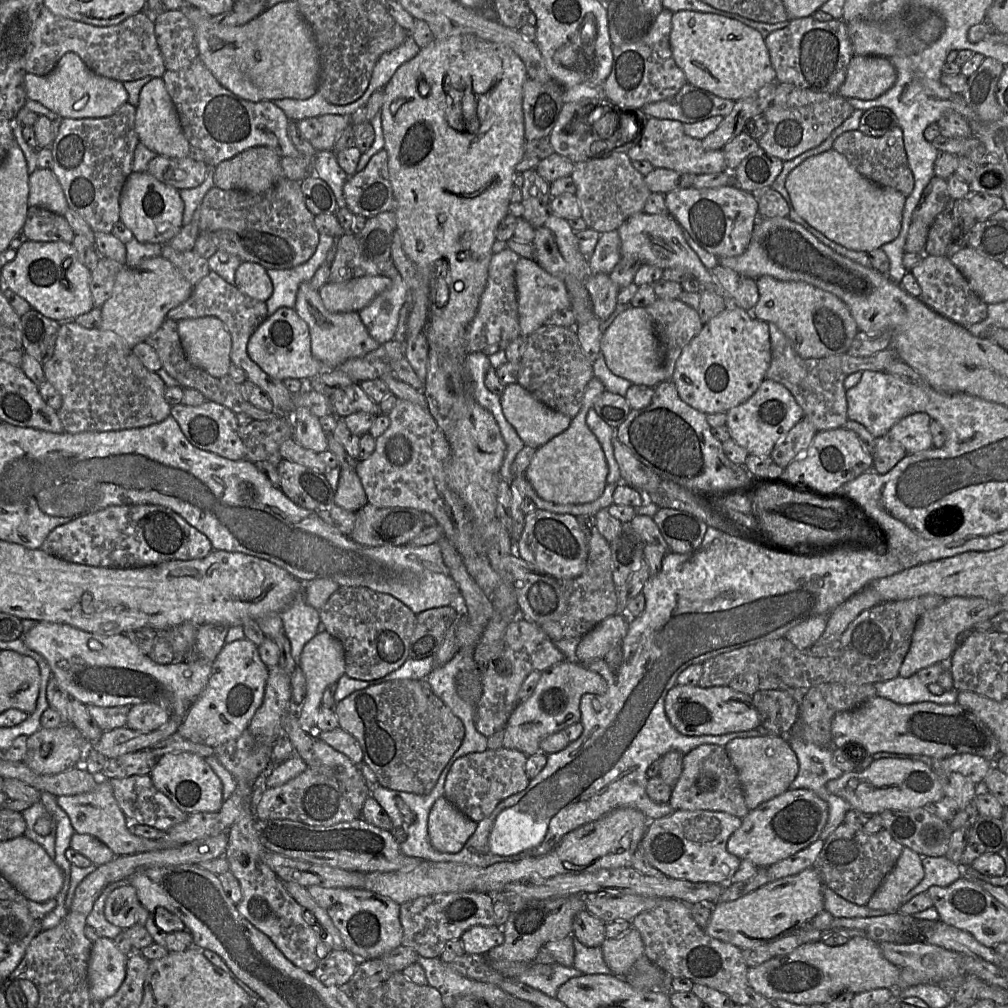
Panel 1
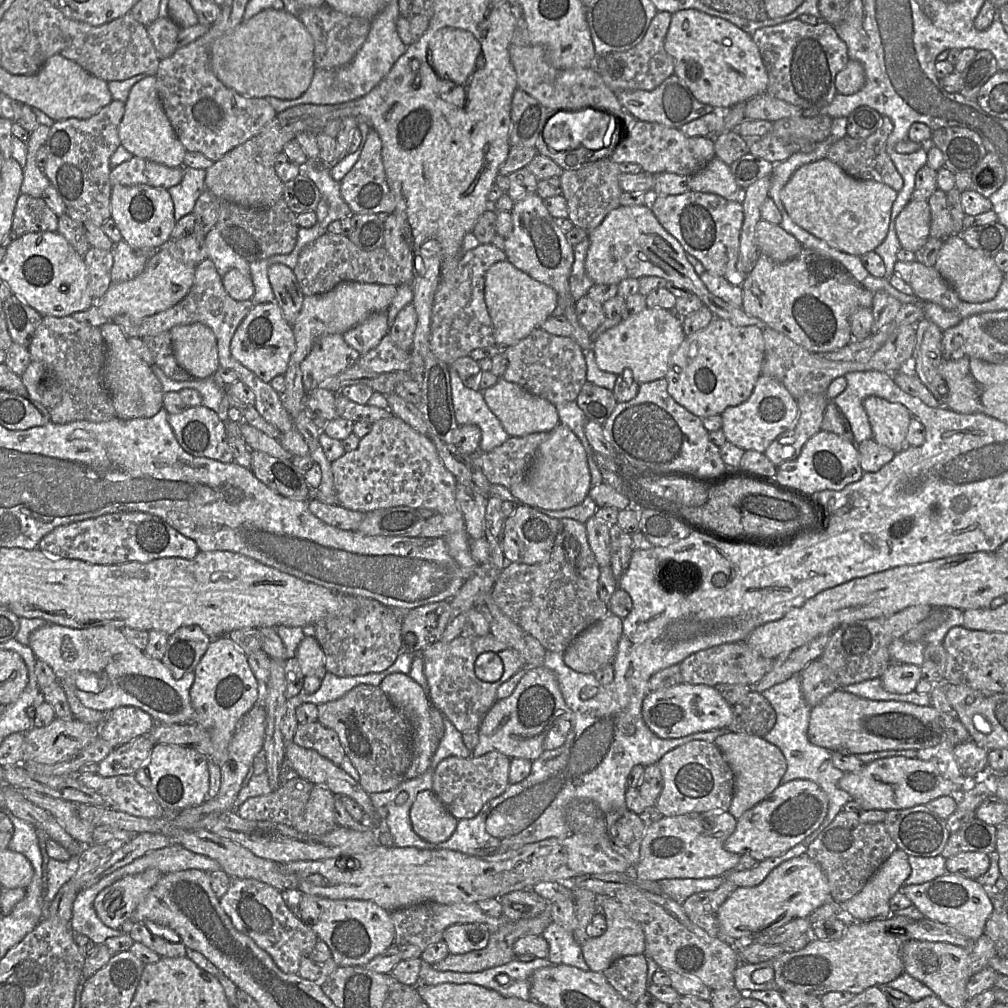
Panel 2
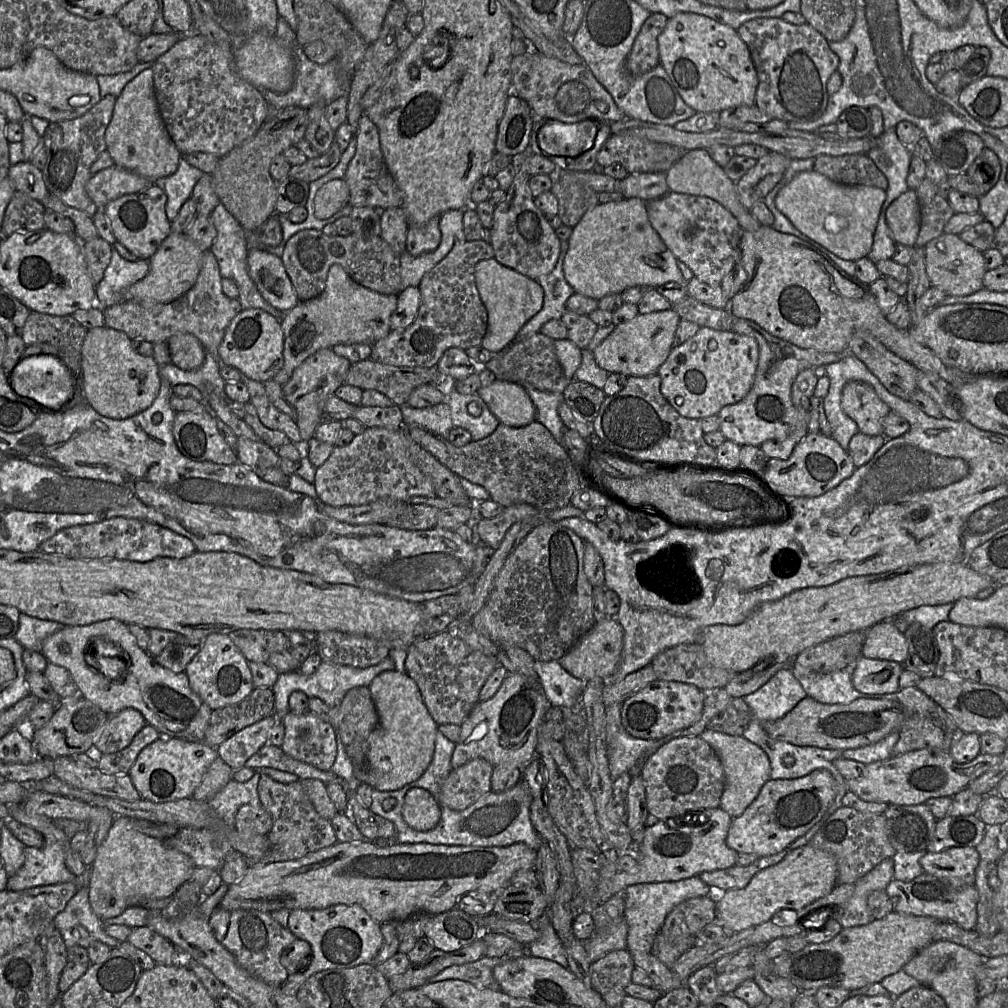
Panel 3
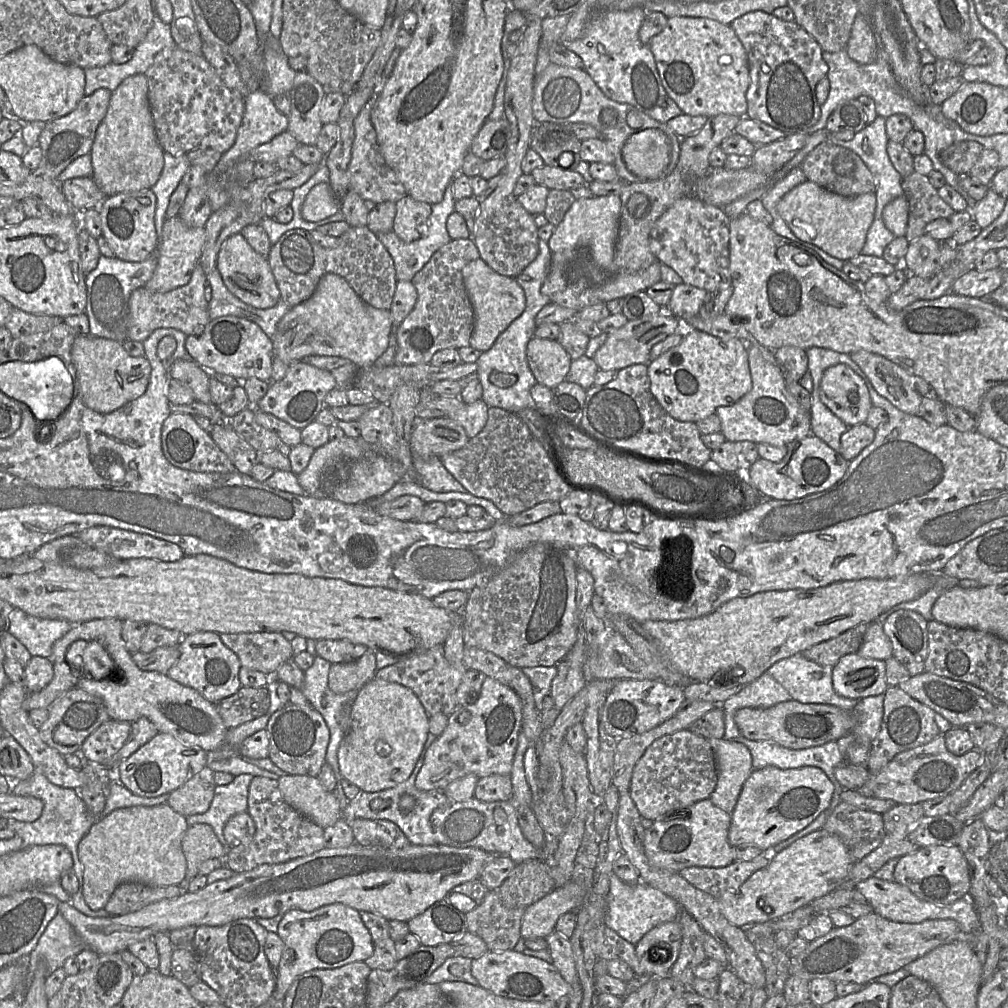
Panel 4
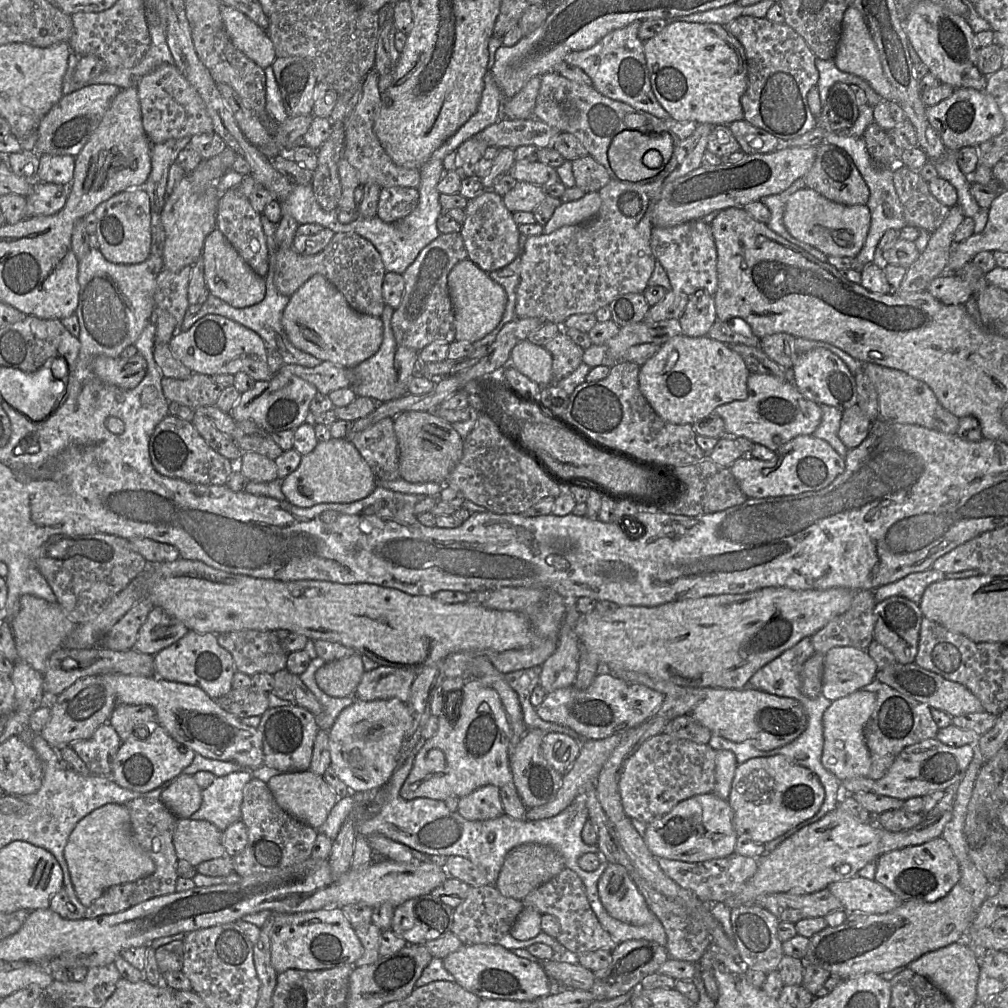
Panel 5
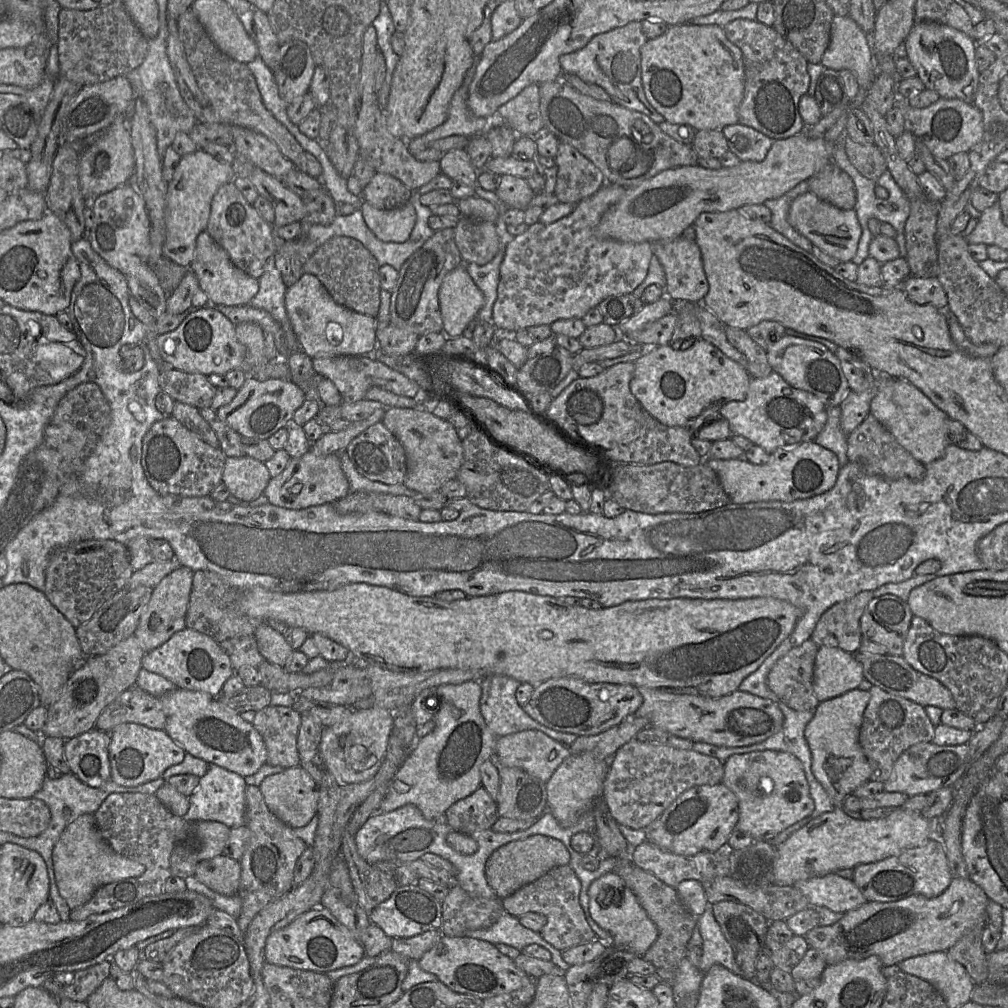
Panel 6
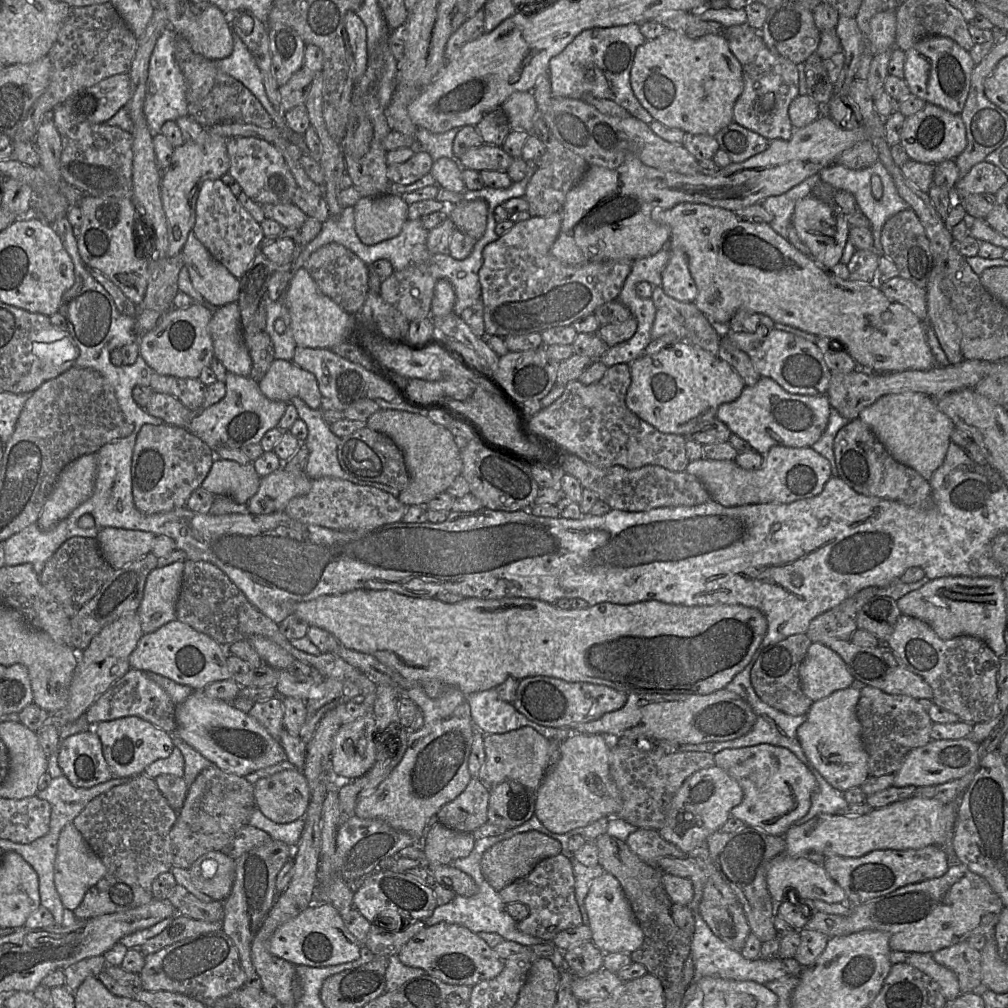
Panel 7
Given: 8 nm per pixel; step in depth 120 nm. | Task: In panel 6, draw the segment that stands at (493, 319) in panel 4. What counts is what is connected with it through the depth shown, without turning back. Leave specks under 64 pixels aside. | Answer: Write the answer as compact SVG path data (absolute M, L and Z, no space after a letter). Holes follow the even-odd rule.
M463 265L443 278L438 298L443 321L442 333L446 337L464 335L485 302L482 291Z

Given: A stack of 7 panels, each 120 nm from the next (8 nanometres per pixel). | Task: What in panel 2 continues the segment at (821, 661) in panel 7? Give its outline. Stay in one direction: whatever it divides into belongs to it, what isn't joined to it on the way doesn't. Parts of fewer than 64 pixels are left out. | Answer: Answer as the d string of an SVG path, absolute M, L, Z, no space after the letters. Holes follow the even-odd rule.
M891 663L879 678L883 688L894 694L908 694L922 679L920 667L912 664Z

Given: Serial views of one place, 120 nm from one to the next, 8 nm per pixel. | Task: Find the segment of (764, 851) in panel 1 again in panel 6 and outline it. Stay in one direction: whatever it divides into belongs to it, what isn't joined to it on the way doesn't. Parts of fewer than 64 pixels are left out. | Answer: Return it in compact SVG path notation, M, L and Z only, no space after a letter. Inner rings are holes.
M756 751L730 756L724 762L722 783L738 798L736 828L755 840L772 841L776 835L811 815L814 801L804 767L793 754L783 751Z

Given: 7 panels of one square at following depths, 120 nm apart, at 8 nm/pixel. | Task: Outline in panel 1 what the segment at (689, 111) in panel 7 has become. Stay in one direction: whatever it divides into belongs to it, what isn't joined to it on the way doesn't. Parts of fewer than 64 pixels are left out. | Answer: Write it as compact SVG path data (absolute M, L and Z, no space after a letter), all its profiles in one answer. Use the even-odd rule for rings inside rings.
M679 10L672 14L670 48L687 82L724 99L738 101L749 97L776 79L764 37L757 30L734 19L694 10Z

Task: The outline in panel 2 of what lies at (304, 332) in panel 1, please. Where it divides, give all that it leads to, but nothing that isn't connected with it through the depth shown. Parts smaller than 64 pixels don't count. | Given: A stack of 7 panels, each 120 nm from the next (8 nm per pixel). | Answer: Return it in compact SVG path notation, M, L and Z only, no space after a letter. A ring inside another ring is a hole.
M275 302L253 307L234 333L230 351L243 366L262 381L270 383L276 376L285 374L295 347L292 325L285 320L280 307Z

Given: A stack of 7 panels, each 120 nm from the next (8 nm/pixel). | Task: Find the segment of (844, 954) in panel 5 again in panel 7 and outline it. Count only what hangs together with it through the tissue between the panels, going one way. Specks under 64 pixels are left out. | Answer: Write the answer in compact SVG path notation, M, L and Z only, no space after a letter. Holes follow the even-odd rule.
M956 862L955 864L951 864L947 870L947 872L939 877L930 880L925 880L922 882L909 884L903 886L889 894L884 896L880 896L878 898L872 899L866 903L863 903L858 906L851 906L851 911L847 915L832 915L826 914L823 912L818 912L815 908L812 909L812 918L805 925L806 930L815 930L819 931L829 938L838 937L838 936L847 936L853 933L867 931L867 930L875 930L882 931L889 934L889 946L891 951L902 951L902 952L919 952L919 953L934 953L940 949L955 945L957 943L966 941L969 937L975 934L981 934L986 937L986 939L993 939L995 937L995 926L999 921L1000 913L1004 907L1004 904L1000 897L993 891L989 883L982 876L972 872L965 864L961 862Z

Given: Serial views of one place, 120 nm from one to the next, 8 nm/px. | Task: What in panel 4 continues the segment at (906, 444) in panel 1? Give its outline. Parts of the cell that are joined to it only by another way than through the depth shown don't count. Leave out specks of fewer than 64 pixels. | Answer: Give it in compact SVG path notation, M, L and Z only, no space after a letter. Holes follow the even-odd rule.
M848 365L827 368L818 389L822 403L849 427L865 423L873 404L863 379Z

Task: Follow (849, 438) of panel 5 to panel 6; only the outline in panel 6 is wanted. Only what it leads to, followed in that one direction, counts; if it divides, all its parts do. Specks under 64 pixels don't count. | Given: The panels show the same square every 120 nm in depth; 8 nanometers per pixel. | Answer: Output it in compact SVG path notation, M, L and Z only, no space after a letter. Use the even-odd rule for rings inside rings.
M878 381L876 386L863 392L850 391L844 400L839 405L841 409L840 425L842 431L849 435L857 426L859 426L864 419L870 414L870 402L878 390Z

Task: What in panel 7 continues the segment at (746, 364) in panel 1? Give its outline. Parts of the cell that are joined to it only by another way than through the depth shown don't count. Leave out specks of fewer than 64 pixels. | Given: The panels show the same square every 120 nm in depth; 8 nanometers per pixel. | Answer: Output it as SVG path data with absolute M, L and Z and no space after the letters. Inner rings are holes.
M681 340L655 354L642 355L629 366L631 384L626 393L626 406L662 433L690 435L715 418L720 405L736 400L745 387L743 379L730 364L687 340Z

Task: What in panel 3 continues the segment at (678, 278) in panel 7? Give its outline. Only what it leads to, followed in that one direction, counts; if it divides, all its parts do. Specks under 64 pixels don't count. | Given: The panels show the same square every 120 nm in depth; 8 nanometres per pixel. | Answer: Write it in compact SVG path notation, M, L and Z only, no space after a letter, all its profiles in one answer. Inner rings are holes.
M671 191L646 203L652 227L675 257L687 265L699 281L720 285L739 260L742 229L733 214L711 198Z

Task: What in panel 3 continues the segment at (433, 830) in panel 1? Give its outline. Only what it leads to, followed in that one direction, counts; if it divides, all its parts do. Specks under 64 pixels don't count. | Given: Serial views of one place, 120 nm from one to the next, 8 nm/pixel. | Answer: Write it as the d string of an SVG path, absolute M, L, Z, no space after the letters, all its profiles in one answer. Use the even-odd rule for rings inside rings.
M412 788L404 797L402 816L412 829L429 831L435 828L440 821L441 807L427 790Z

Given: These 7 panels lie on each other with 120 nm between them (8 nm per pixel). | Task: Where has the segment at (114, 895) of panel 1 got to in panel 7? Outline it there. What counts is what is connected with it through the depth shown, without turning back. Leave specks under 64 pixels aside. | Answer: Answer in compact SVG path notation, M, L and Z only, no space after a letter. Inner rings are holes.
M70 822L61 830L54 863L54 883L63 906L74 911L82 902L85 893L102 879L107 872L106 866L90 848L82 834Z

